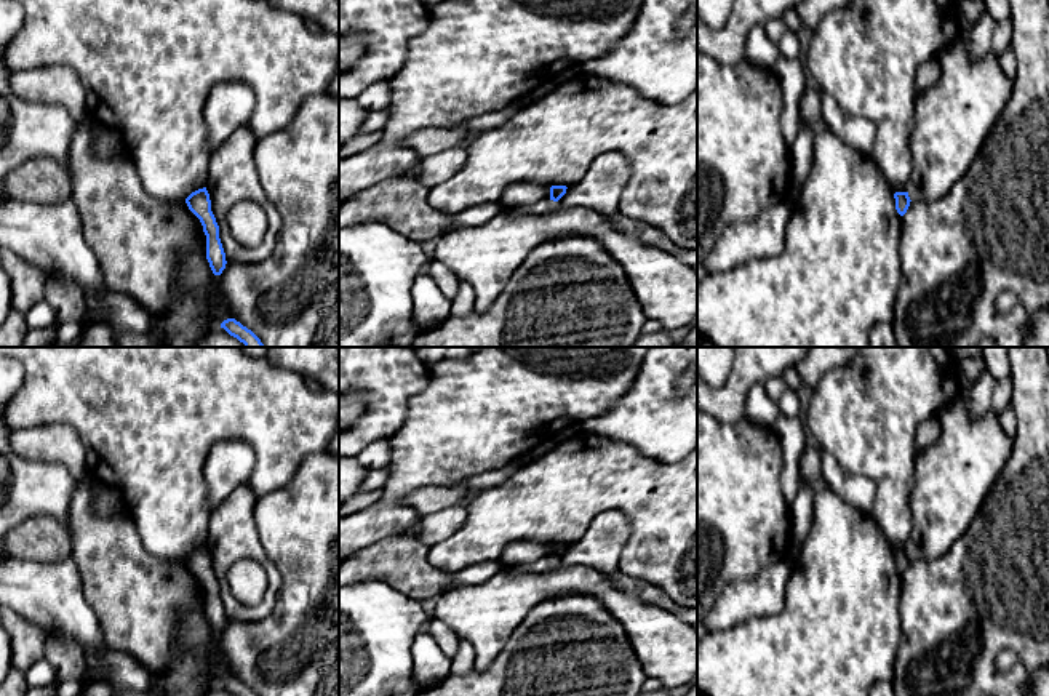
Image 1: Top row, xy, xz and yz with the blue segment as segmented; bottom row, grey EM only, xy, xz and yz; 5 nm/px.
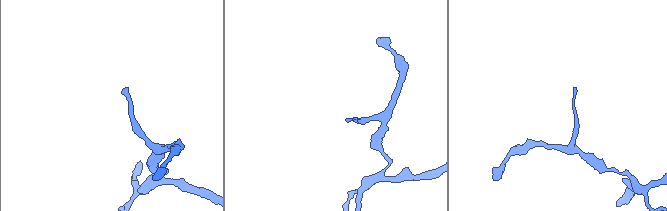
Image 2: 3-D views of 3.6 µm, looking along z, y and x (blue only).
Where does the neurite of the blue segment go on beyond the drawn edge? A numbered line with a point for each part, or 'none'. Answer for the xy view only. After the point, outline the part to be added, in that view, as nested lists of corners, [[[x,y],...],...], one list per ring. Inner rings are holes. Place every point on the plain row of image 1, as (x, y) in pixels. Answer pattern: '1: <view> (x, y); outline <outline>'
none

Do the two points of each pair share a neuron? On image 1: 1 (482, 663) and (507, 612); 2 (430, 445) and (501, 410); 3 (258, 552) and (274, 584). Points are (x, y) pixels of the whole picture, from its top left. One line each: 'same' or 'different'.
1: same
2: same
3: same

